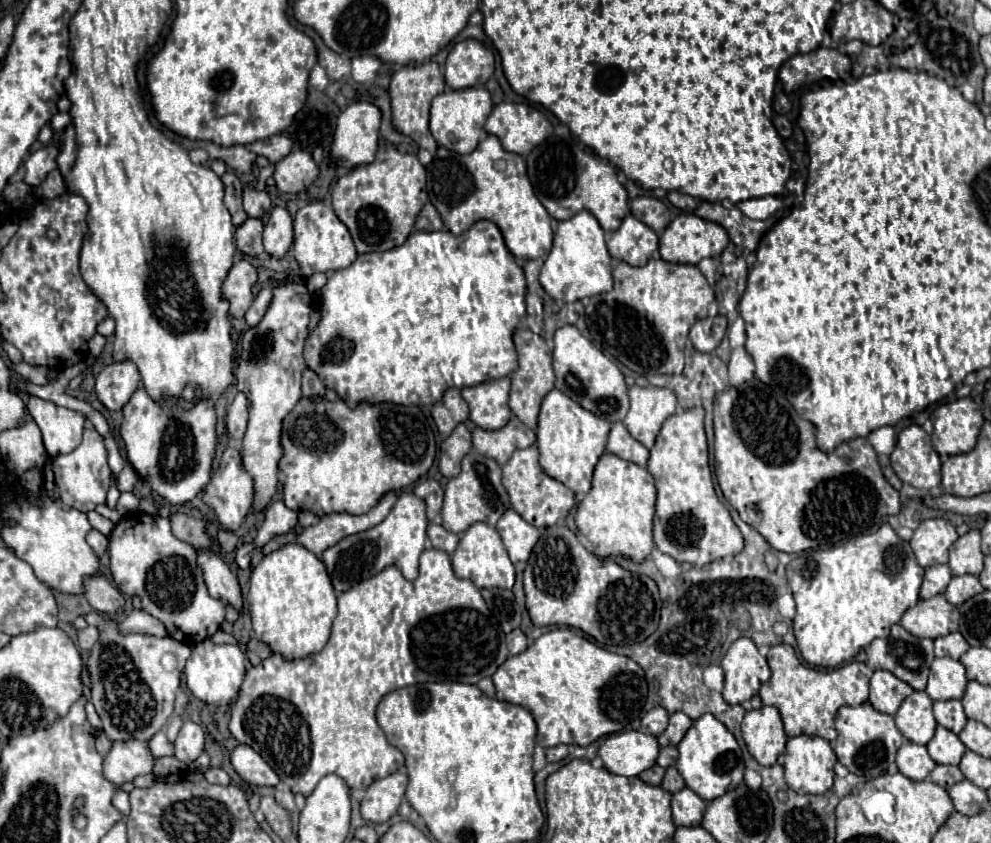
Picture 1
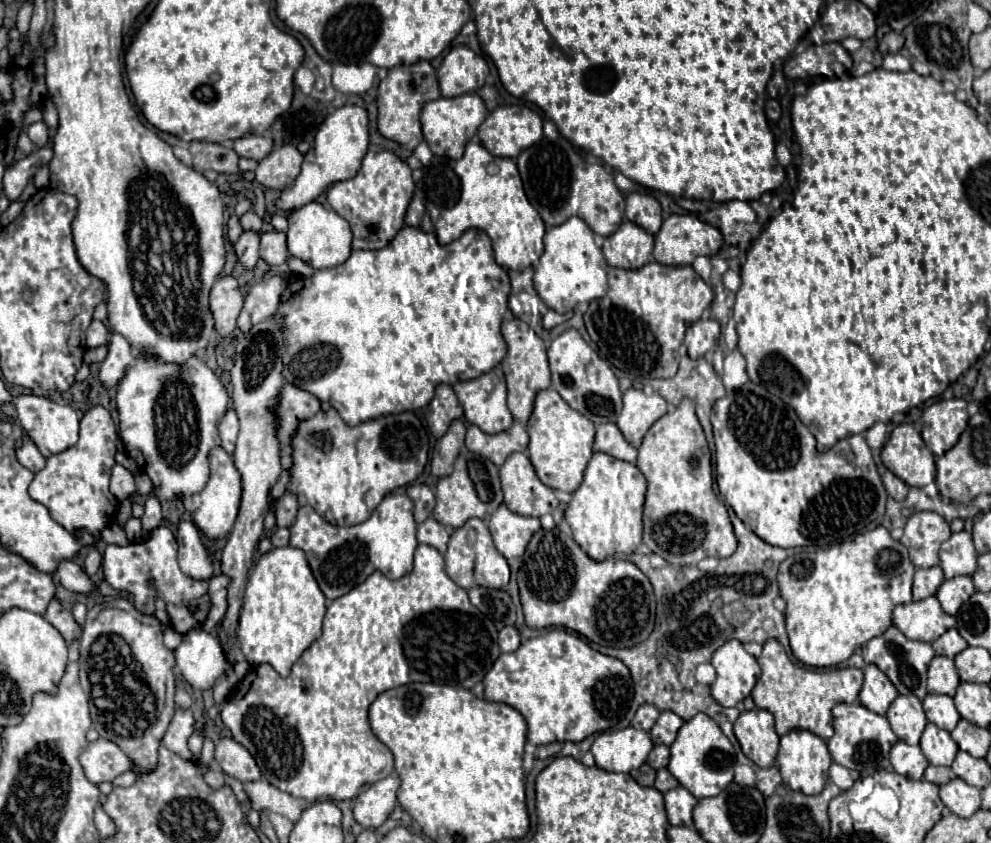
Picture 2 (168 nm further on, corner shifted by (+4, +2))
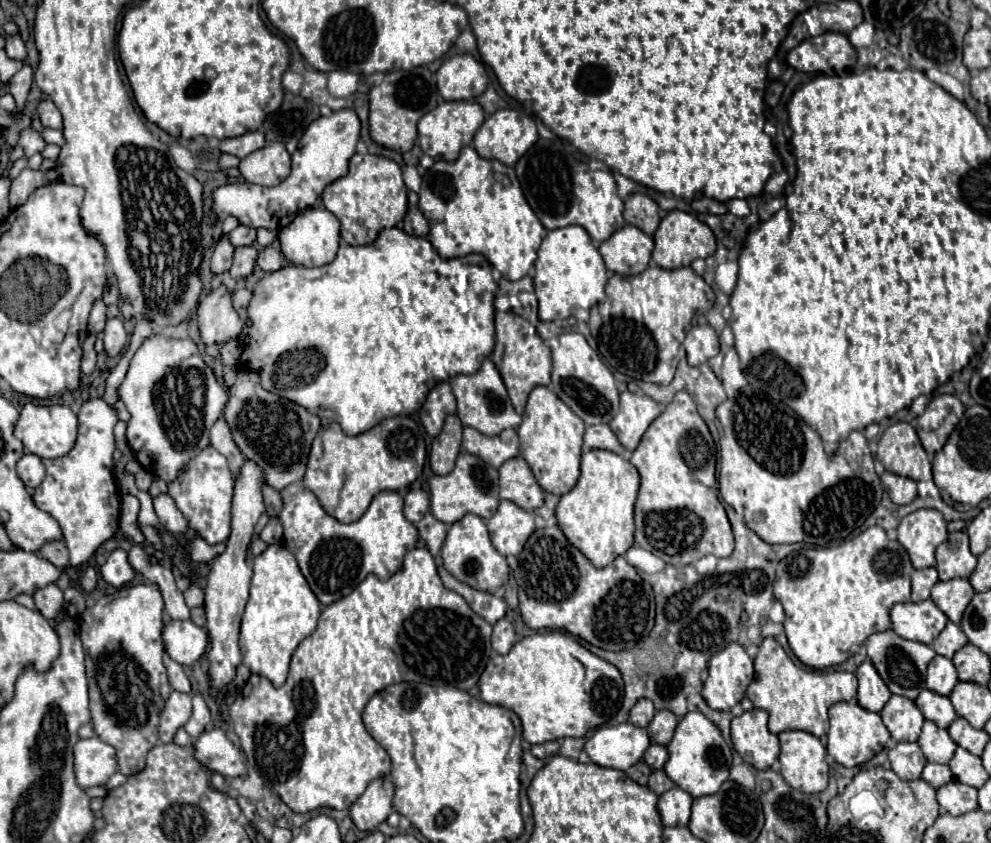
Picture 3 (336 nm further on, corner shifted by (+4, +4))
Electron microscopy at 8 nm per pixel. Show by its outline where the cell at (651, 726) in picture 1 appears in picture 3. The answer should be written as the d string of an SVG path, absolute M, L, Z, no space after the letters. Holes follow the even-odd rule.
M640 699L632 709L630 709L630 723L634 723L636 727L646 727L652 717L654 717L656 709L652 707L650 699Z

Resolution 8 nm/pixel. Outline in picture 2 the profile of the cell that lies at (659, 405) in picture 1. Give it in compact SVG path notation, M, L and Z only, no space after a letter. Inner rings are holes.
M630 387L624 393L624 409L616 421L626 441L634 447L640 447L646 431L668 411L668 403L662 395L646 395L640 389Z

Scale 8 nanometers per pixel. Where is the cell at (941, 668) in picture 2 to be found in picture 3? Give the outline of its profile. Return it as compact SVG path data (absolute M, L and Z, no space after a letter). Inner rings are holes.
M936 655L928 665L926 687L940 695L950 695L956 683L958 683L958 675L954 663L942 655Z

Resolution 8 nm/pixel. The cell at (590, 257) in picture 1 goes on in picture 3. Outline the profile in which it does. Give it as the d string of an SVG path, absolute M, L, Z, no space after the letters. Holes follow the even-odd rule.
M568 225L564 229L546 233L538 249L534 269L533 284L538 297L540 321L562 321L574 315L578 309L590 309L606 299L604 287L608 281L608 273L604 267L604 259L592 245L588 233L578 225Z

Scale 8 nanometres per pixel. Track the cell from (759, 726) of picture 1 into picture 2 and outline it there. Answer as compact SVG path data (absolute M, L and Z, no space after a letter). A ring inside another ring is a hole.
M766 709L740 713L734 725L734 735L744 755L758 767L770 767L776 759L780 737L774 729L774 717Z

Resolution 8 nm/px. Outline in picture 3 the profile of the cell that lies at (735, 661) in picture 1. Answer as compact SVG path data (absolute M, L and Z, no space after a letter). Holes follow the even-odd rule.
M730 643L726 649L718 651L708 661L708 679L704 681L702 697L716 711L730 711L746 695L746 687L752 683L752 679L754 679L754 663L752 663L752 659L746 655L742 645Z

